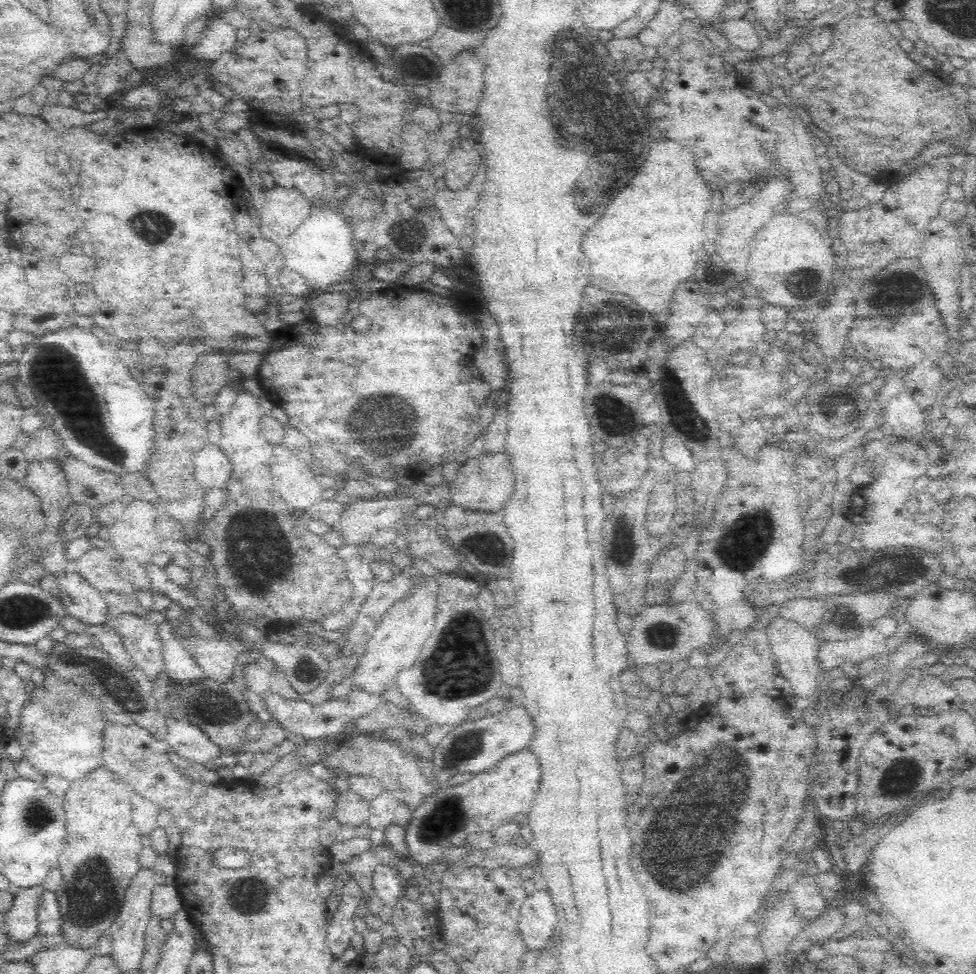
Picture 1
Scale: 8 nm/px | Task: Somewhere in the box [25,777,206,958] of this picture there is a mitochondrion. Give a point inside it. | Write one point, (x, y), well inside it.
(89, 886)

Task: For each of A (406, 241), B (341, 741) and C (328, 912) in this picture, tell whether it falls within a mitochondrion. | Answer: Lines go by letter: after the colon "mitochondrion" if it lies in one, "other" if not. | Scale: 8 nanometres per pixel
A: mitochondrion
B: other
C: other

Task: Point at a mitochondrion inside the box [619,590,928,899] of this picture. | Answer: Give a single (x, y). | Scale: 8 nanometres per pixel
(902, 774)

